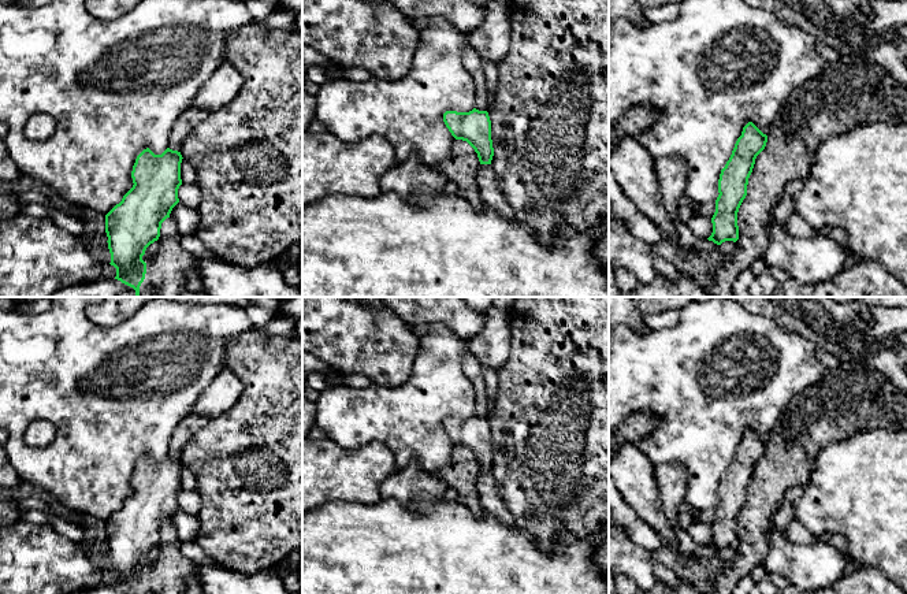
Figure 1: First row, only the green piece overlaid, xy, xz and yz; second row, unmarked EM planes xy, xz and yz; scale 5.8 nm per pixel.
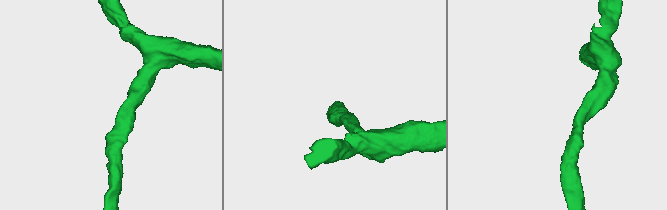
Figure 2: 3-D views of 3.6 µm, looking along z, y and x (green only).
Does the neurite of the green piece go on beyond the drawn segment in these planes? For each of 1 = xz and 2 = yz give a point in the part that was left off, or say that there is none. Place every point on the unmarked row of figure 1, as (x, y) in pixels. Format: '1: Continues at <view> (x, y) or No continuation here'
1: No continuation here
2: No continuation here

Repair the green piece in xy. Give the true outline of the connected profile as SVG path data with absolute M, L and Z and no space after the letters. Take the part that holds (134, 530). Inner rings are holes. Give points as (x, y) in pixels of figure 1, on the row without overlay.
M149 454L135 465L131 485L133 494L105 521L105 539L111 560L111 572L116 575L115 586L130 594L140 594L145 586L146 569L142 567L146 554L159 546L161 530L170 524L172 515L179 509L178 495L182 491L182 461L167 454L161 461L155 461Z

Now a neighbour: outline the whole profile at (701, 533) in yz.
M694 520L687 531L699 546L707 546L713 539L711 526L702 520Z

